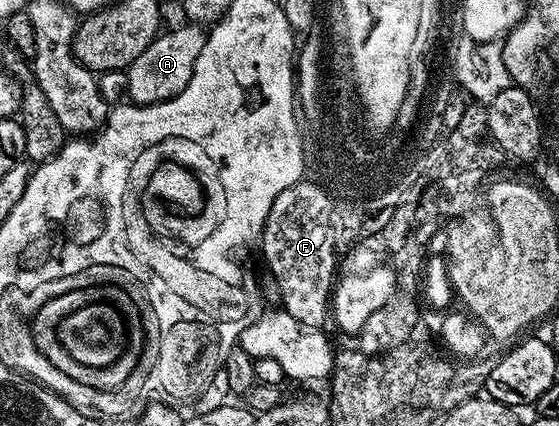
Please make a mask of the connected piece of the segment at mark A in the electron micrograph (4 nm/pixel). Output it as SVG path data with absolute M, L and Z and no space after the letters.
M180 23L177 29L157 35L150 47L146 47L146 51L142 51L142 55L138 55L138 59L134 59L134 63L127 67L127 100L133 105L153 105L180 94L186 83L190 83L194 63L198 63L198 55L202 55L202 47L206 47L207 38L205 26L191 23Z

